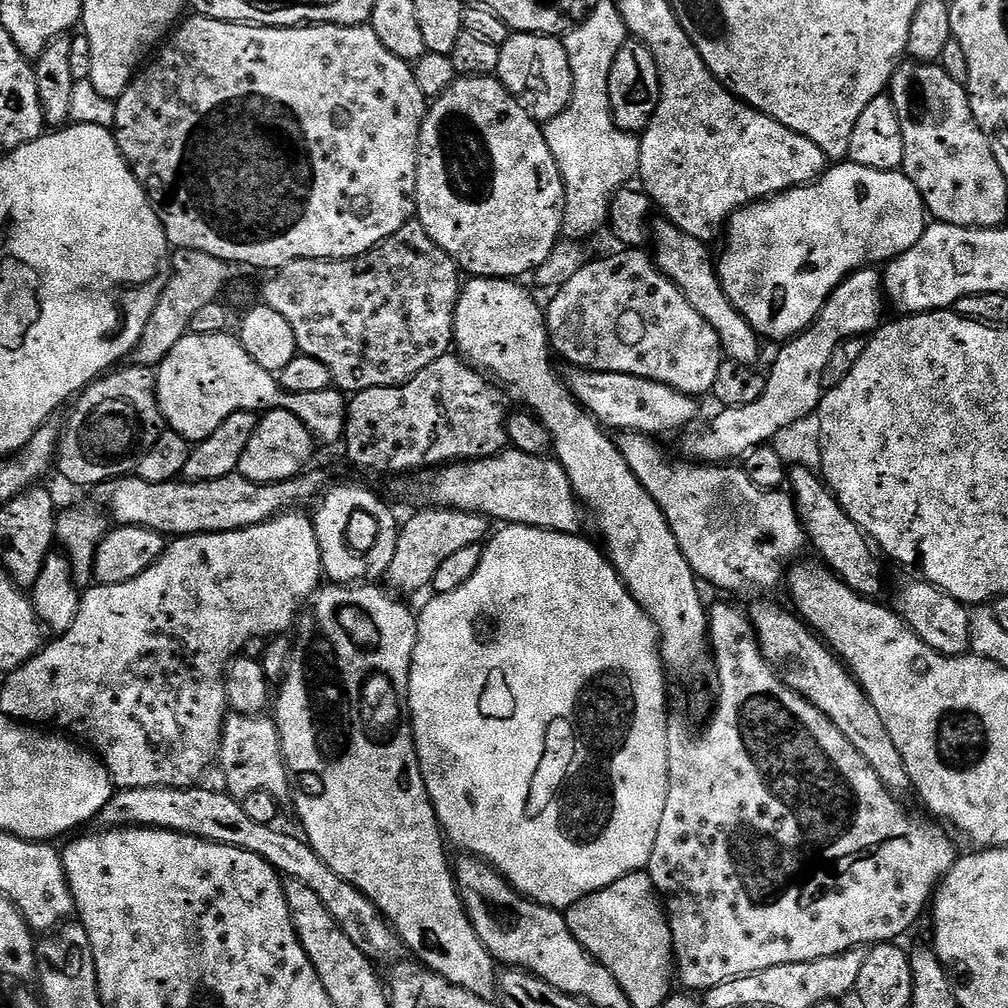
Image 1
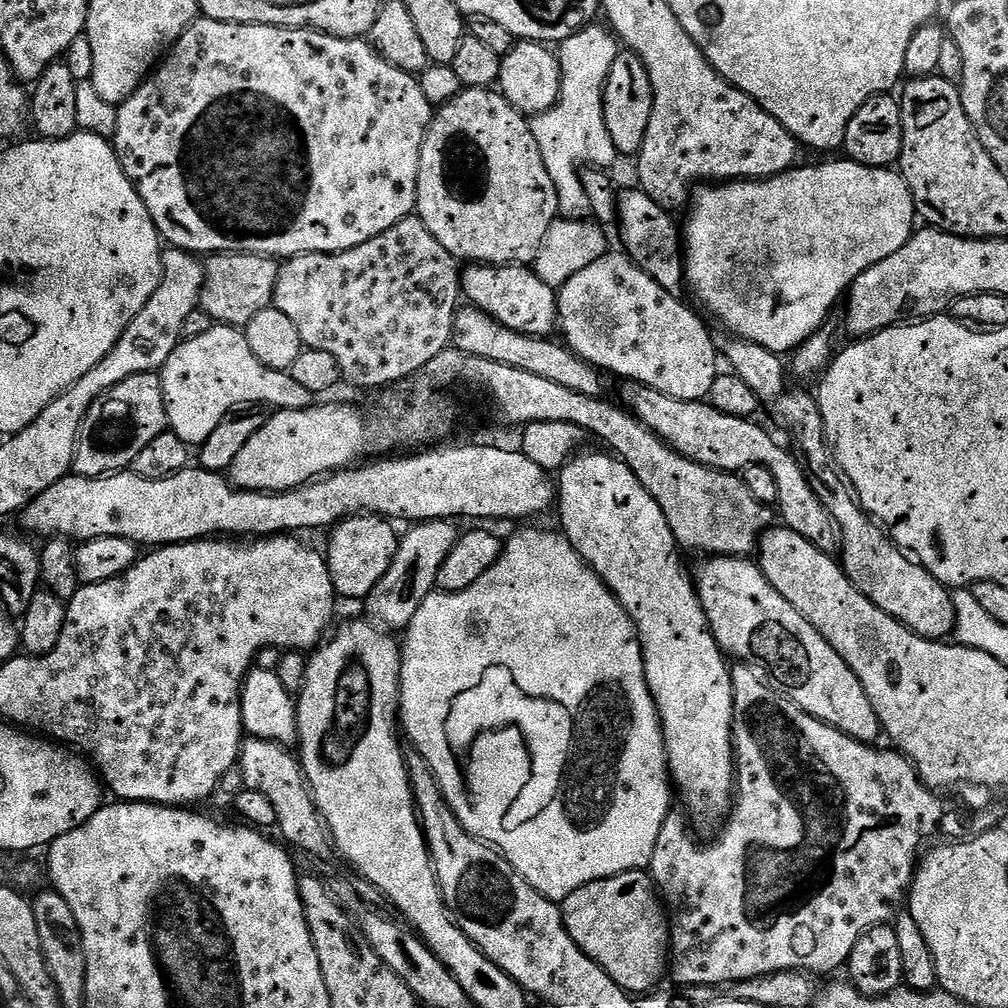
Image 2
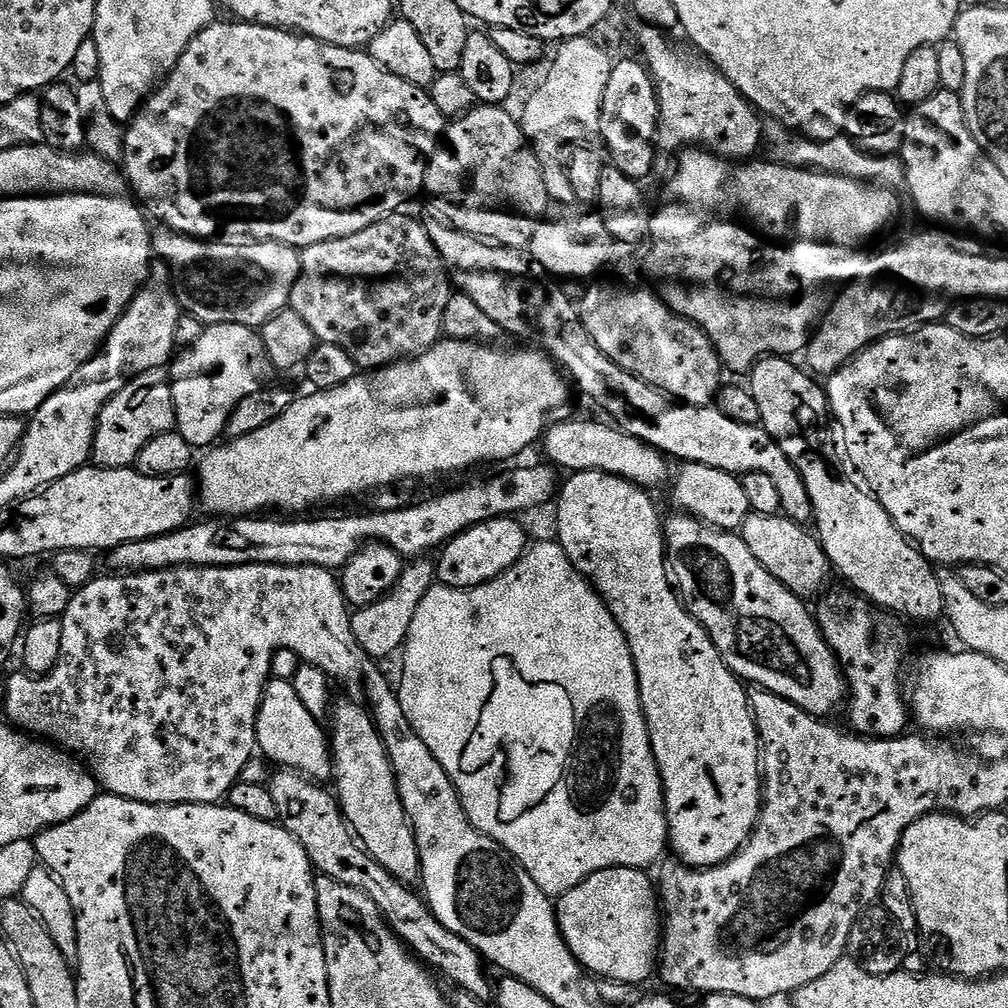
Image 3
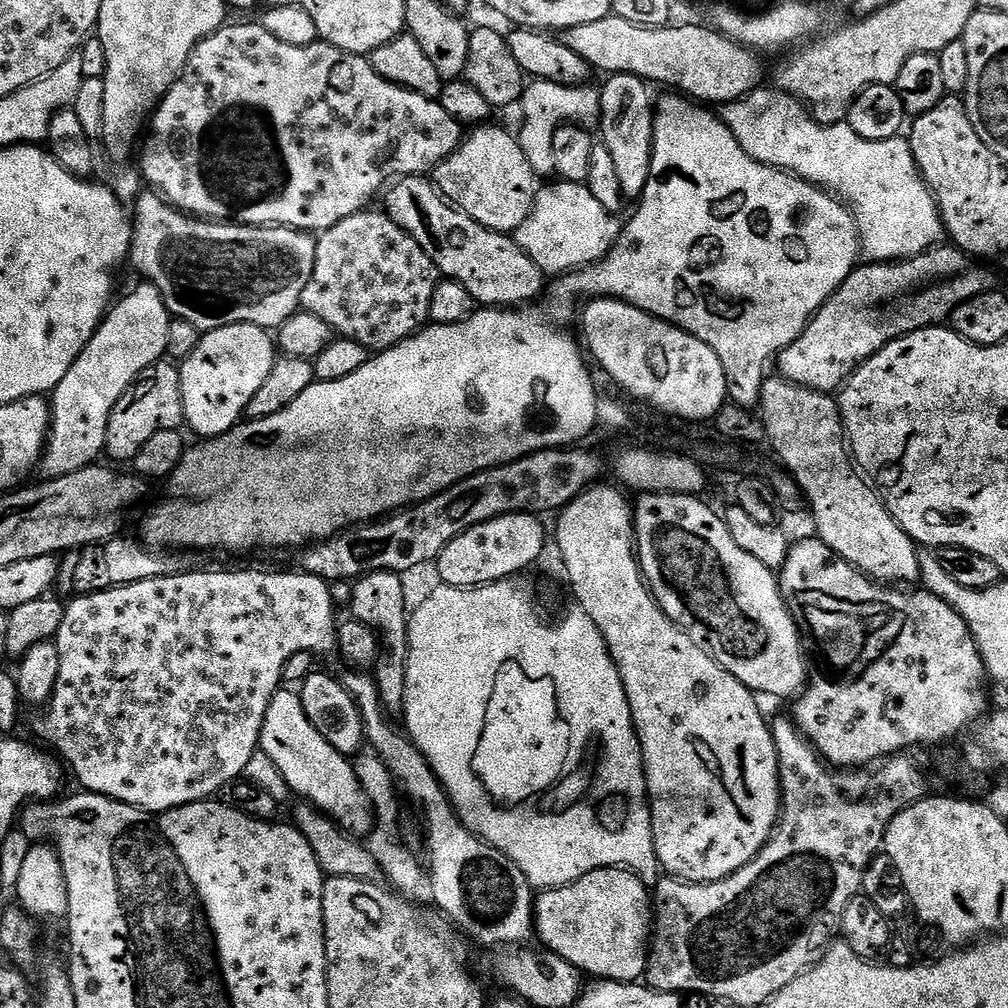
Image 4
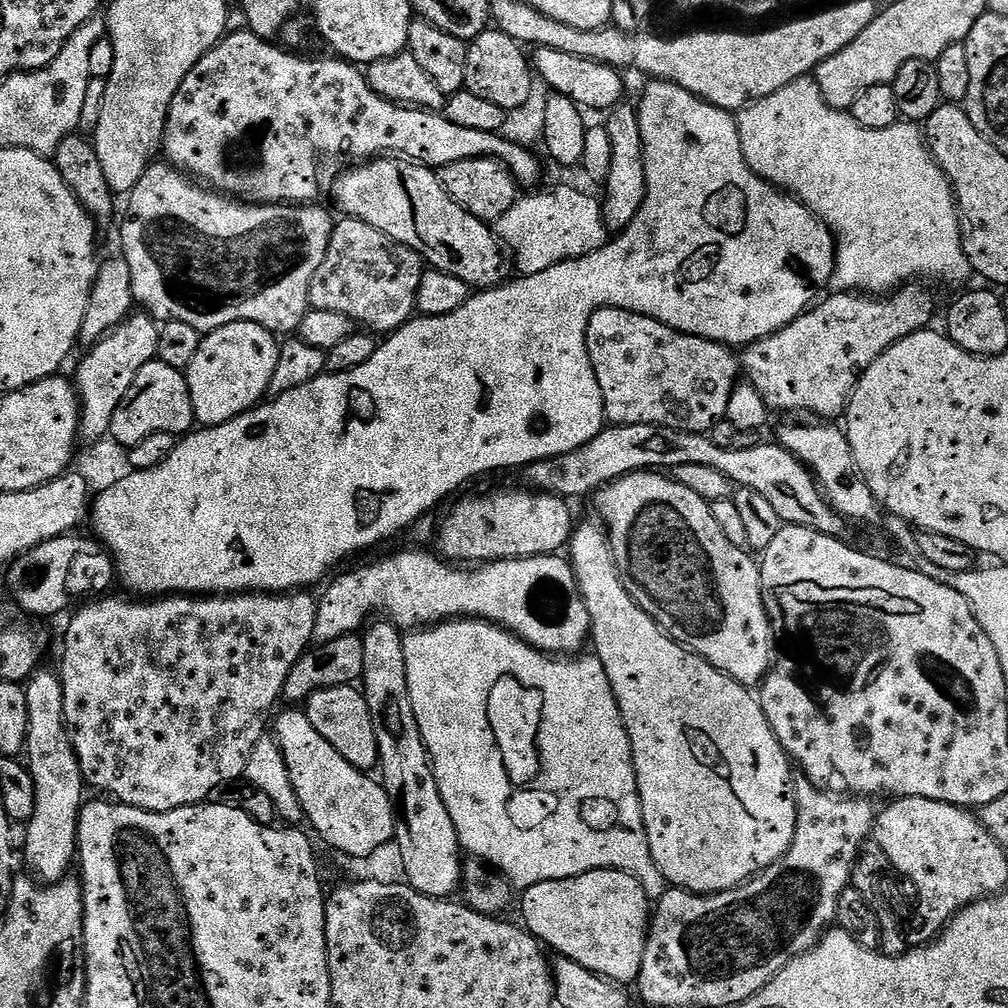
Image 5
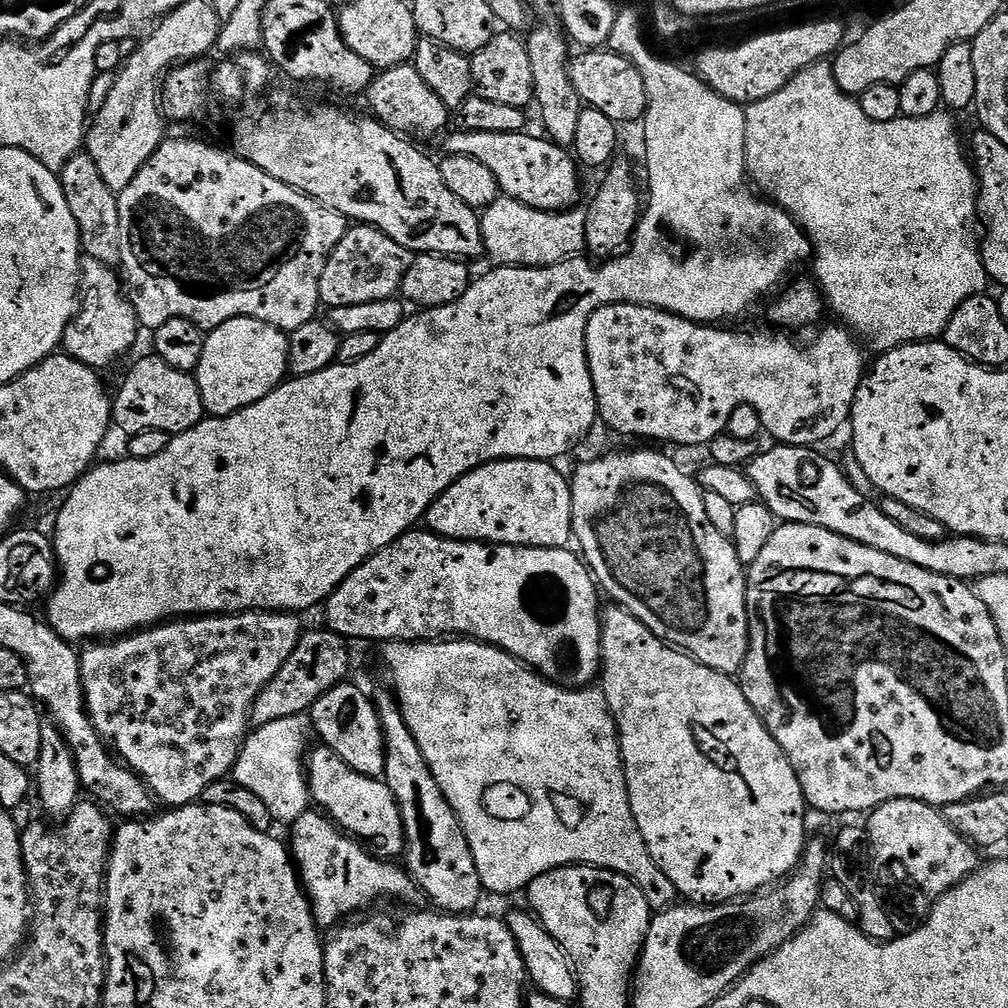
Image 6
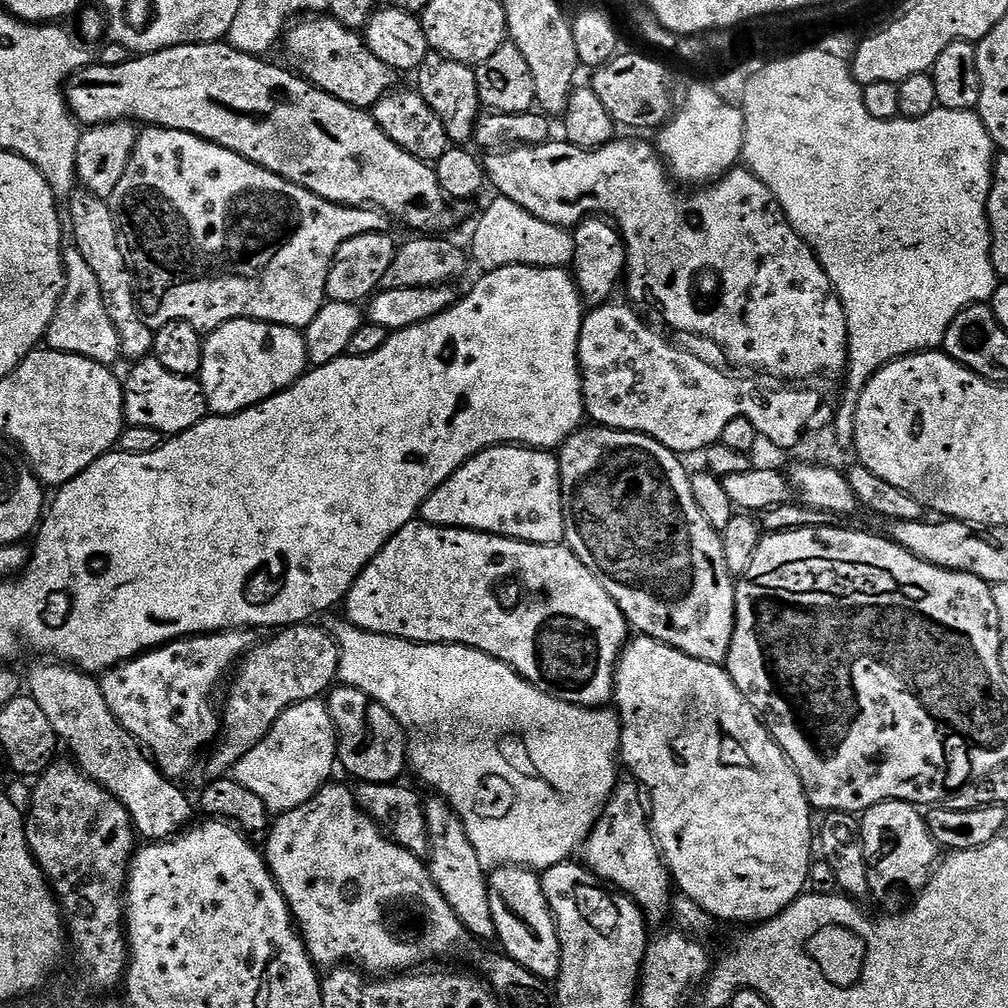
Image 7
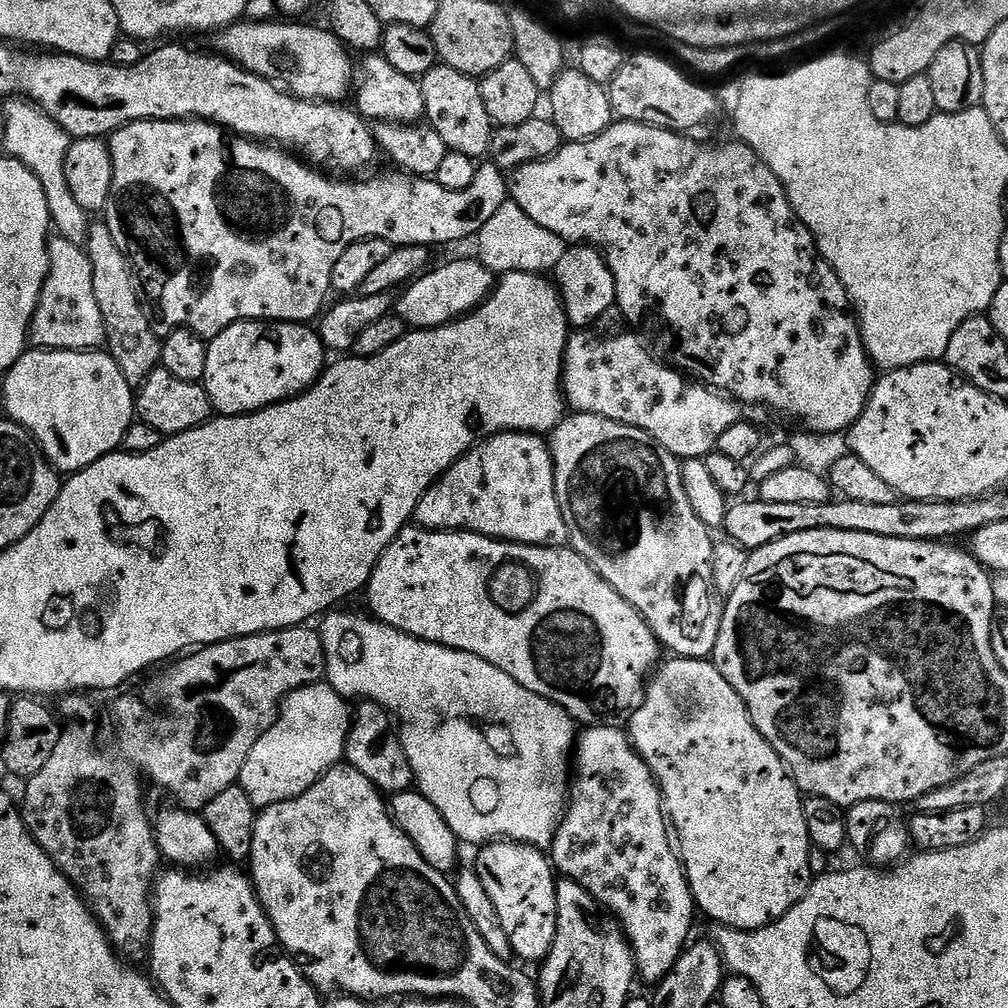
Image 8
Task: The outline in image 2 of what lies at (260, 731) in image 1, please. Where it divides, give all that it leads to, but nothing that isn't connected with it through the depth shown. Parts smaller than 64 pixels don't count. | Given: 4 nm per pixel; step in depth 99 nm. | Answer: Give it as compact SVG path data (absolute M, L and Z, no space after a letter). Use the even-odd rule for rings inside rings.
M248 738L243 741L238 769L244 779L244 788L258 788L262 792L271 793L272 787L284 776L284 804L282 800L282 828L284 824L285 845L293 849L301 848L312 856L320 856L330 848L330 833L321 817L316 803L312 801L312 793L306 783L306 777L300 767L299 759L292 756L287 747L274 740L258 740Z

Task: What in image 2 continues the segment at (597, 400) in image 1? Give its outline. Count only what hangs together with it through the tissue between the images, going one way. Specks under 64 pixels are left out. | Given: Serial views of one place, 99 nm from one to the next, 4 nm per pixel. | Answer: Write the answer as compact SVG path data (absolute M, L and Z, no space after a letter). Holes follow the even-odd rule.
M461 306L456 309L451 347L478 358L486 358L490 362L502 362L518 370L526 370L526 374L538 374L538 378L550 378L550 382L558 382L558 386L566 386L566 390L578 390L578 394L600 396L601 373L580 359L571 348L560 342L555 344L554 341L542 336L525 336L523 332L502 326L481 308Z

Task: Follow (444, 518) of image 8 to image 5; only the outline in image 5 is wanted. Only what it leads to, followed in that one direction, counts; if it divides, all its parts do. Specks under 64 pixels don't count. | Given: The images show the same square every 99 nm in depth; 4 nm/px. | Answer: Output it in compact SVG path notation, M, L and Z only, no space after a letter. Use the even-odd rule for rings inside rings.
M527 487L508 488L505 492L490 492L486 496L470 496L466 500L460 500L452 508L452 513L438 524L438 531L434 537L435 551L439 553L443 559L449 562L459 562L464 566L479 566L489 564L492 560L521 560L527 556L551 556L561 551L560 547L567 545L572 539L574 531L574 519L572 520L572 512L568 509L569 501L563 496L554 496L550 492L538 492L529 490Z

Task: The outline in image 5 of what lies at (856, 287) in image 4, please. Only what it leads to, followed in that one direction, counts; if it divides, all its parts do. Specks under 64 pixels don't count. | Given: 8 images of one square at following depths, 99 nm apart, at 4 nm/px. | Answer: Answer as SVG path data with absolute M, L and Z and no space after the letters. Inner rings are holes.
M909 282L887 294L833 291L832 296L813 303L808 311L794 318L794 322L782 330L743 349L747 381L756 387L773 413L813 412L816 418L843 417L860 375L890 346L910 334L925 331L931 325L928 323L936 312L936 296L923 286L928 287L920 282Z

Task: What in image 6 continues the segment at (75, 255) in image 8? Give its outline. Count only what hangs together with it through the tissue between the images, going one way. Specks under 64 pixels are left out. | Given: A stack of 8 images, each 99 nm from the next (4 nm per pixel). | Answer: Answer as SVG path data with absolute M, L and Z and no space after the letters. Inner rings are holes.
M84 256L80 261L78 311L64 331L63 351L86 366L105 370L111 364L118 363L135 346L136 332L140 331L140 321L122 287L121 277L102 262Z

